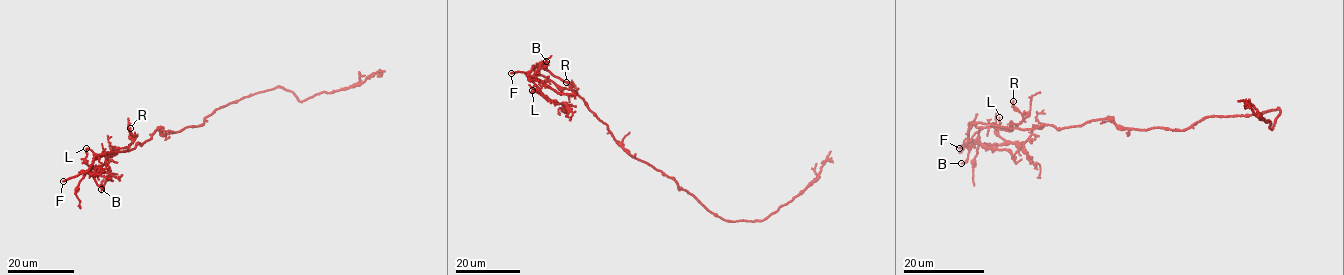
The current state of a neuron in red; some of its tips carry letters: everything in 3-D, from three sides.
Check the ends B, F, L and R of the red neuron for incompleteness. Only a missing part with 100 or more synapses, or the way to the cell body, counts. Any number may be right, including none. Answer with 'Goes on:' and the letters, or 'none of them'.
Goes on: F

